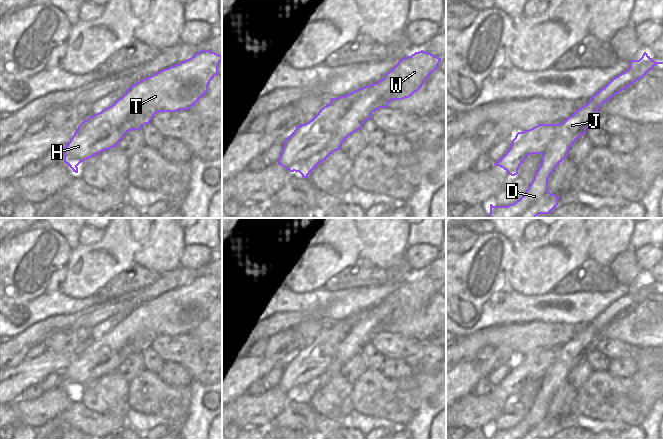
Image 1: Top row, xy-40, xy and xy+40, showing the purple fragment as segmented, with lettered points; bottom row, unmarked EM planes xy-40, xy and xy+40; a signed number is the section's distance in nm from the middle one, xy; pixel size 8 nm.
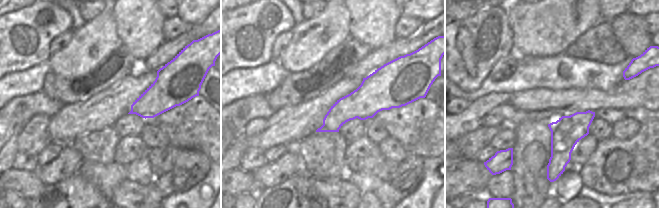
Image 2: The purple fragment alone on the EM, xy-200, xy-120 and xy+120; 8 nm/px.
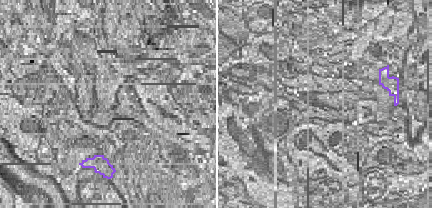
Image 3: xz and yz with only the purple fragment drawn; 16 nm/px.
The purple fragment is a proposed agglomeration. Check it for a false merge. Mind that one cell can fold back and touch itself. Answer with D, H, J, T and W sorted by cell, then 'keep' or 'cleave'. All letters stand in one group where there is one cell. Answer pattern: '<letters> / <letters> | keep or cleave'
D J / H T W | cleave

